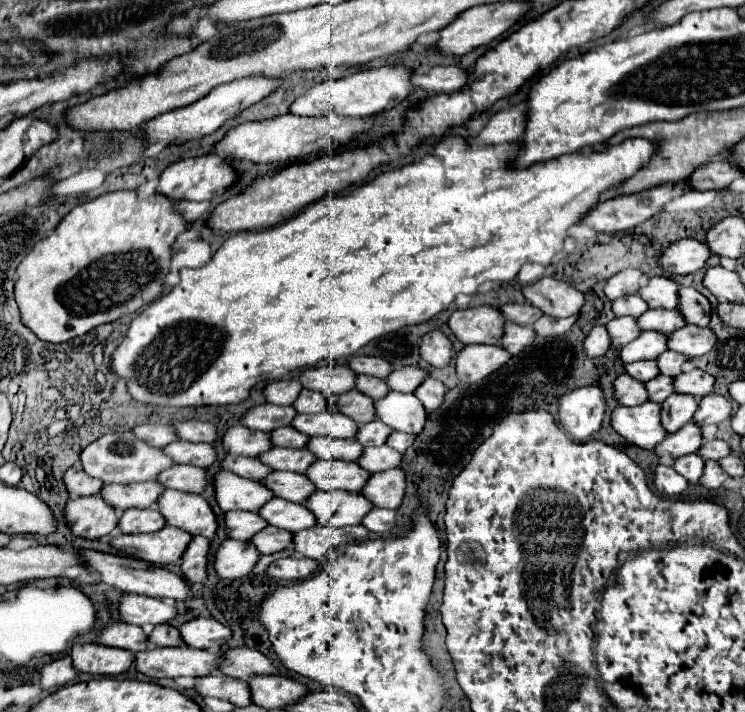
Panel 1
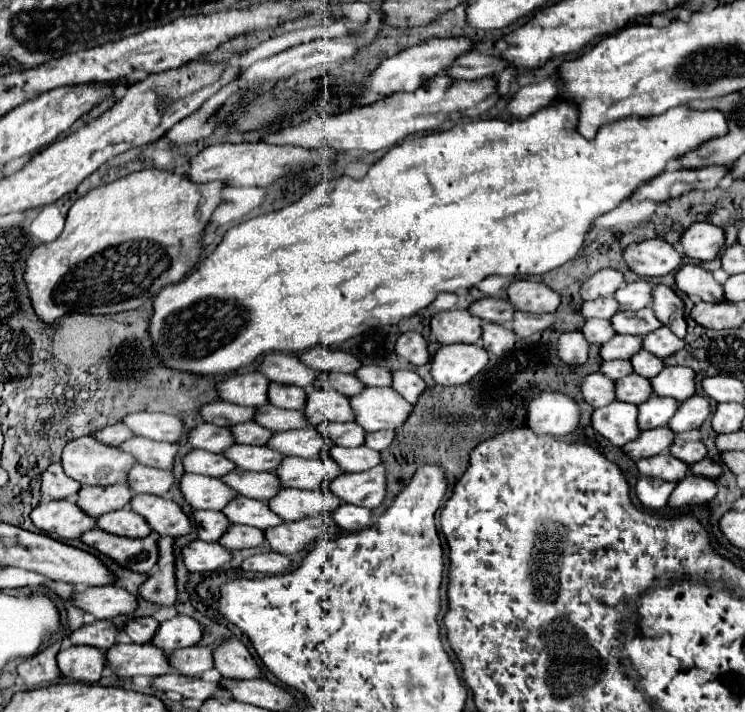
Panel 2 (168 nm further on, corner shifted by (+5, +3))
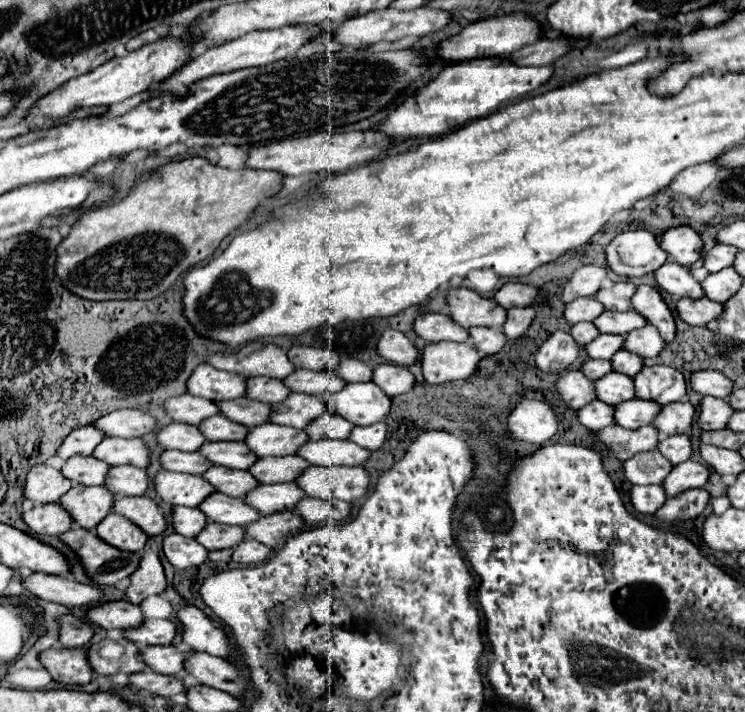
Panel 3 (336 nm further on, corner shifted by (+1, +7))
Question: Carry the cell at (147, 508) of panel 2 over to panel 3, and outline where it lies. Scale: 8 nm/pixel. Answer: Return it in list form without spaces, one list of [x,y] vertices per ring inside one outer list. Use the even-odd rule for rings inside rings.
[[[120,497],[112,503],[112,509],[138,525],[146,535],[160,535],[166,529],[164,515],[148,497]]]

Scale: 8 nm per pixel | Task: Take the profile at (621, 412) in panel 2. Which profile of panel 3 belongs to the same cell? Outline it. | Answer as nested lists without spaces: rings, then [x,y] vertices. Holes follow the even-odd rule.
[[[592,401],[576,411],[578,421],[590,429],[590,431],[600,431],[604,427],[614,425],[614,407],[604,405],[602,401]]]

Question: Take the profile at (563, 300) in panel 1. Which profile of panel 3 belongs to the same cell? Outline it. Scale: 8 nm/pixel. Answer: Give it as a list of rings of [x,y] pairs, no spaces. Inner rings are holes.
[[[506,283],[502,289],[496,291],[494,299],[504,309],[510,309],[510,307],[528,307],[528,305],[532,305],[536,295],[538,295],[538,289],[532,287],[532,285]]]

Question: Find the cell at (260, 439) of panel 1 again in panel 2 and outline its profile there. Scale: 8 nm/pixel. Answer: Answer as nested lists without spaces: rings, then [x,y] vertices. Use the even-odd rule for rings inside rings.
[[[212,423],[198,425],[190,433],[188,441],[194,449],[204,449],[210,453],[224,453],[224,449],[228,449],[236,443],[236,441],[232,441],[230,427],[216,427]]]

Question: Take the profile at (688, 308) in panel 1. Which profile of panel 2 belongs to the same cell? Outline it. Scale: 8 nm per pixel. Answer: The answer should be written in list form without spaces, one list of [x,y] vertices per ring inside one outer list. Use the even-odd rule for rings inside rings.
[[[656,285],[654,289],[654,305],[652,305],[656,317],[662,321],[662,325],[670,327],[678,337],[686,337],[686,311],[684,301],[676,295],[676,291],[668,285]]]

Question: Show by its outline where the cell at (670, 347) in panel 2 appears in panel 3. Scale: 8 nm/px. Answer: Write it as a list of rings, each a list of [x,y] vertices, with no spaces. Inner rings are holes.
[[[640,327],[628,335],[624,335],[624,345],[622,349],[636,353],[640,357],[656,357],[664,347],[664,341],[660,339],[660,333],[652,327]]]

